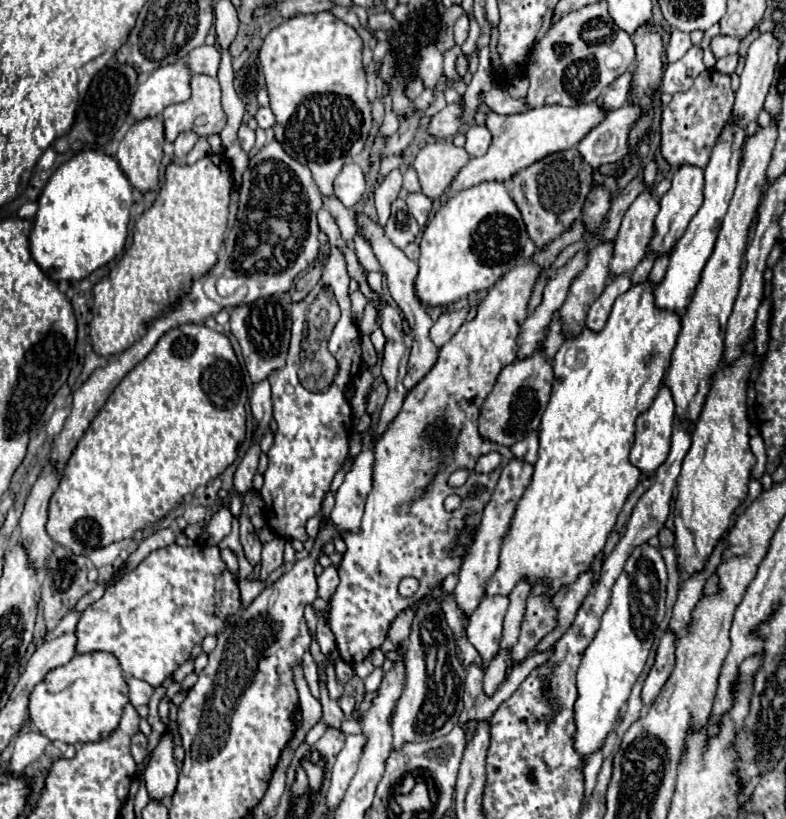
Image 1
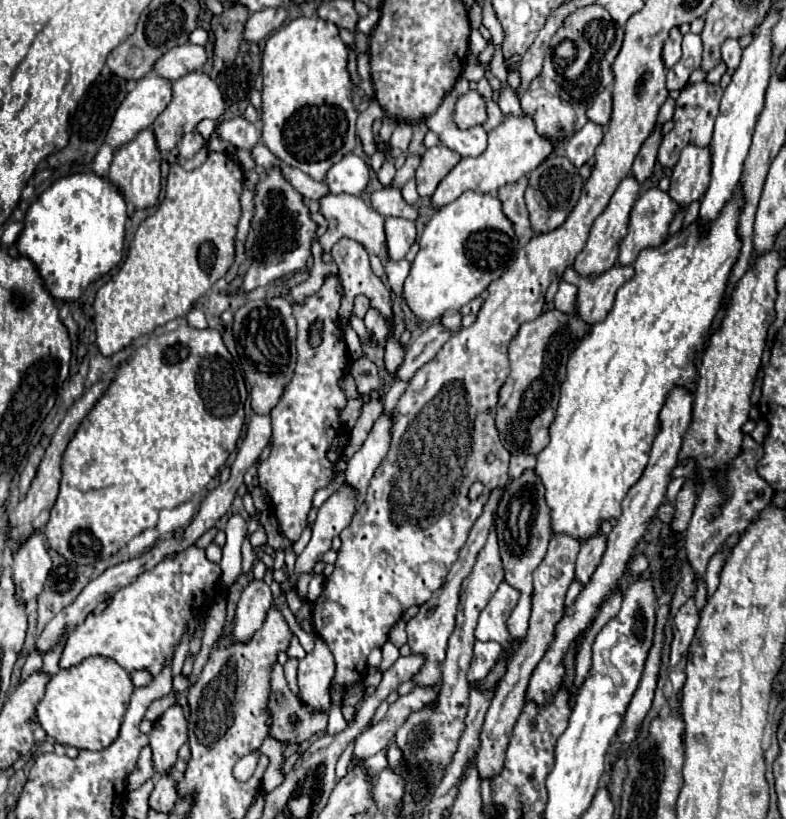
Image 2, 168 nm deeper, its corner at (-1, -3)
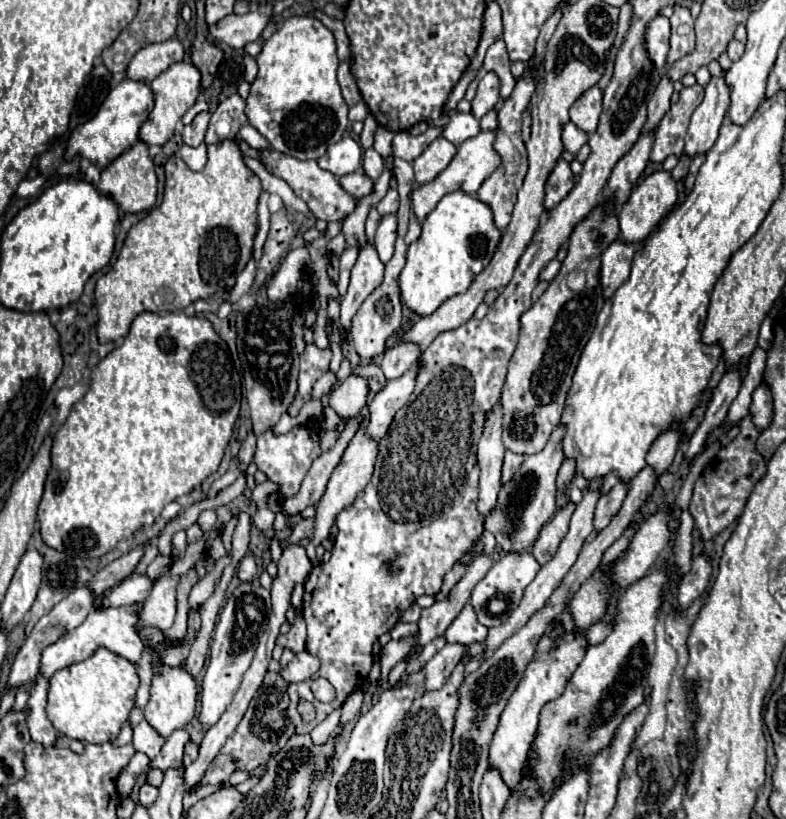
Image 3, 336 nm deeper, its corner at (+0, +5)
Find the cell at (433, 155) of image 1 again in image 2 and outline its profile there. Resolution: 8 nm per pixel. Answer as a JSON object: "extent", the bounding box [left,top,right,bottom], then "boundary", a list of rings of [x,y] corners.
{"extent":[417,146,461,196],"boundary":[[[433,146],[425,150],[423,160],[417,168],[417,192],[419,196],[431,196],[437,184],[451,172],[451,168],[461,160],[461,156],[445,146]]]}

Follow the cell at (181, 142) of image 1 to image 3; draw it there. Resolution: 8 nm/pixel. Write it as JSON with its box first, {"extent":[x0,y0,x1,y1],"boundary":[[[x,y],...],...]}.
{"extent":[182,112,210,148],"boundary":[[[202,112],[202,114],[198,114],[194,118],[194,122],[190,126],[184,126],[184,132],[182,132],[184,144],[188,144],[192,148],[198,148],[204,142],[204,134],[206,134],[206,128],[208,128],[208,120],[210,120],[210,114],[208,112]]]}

